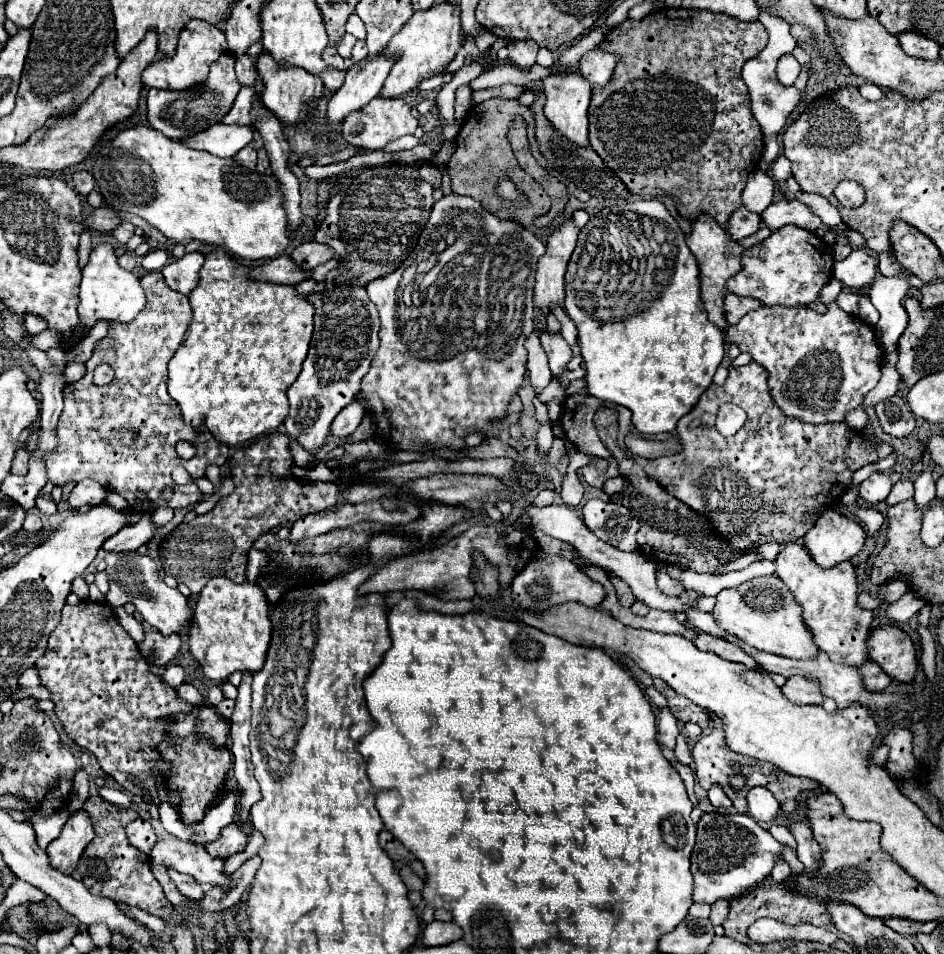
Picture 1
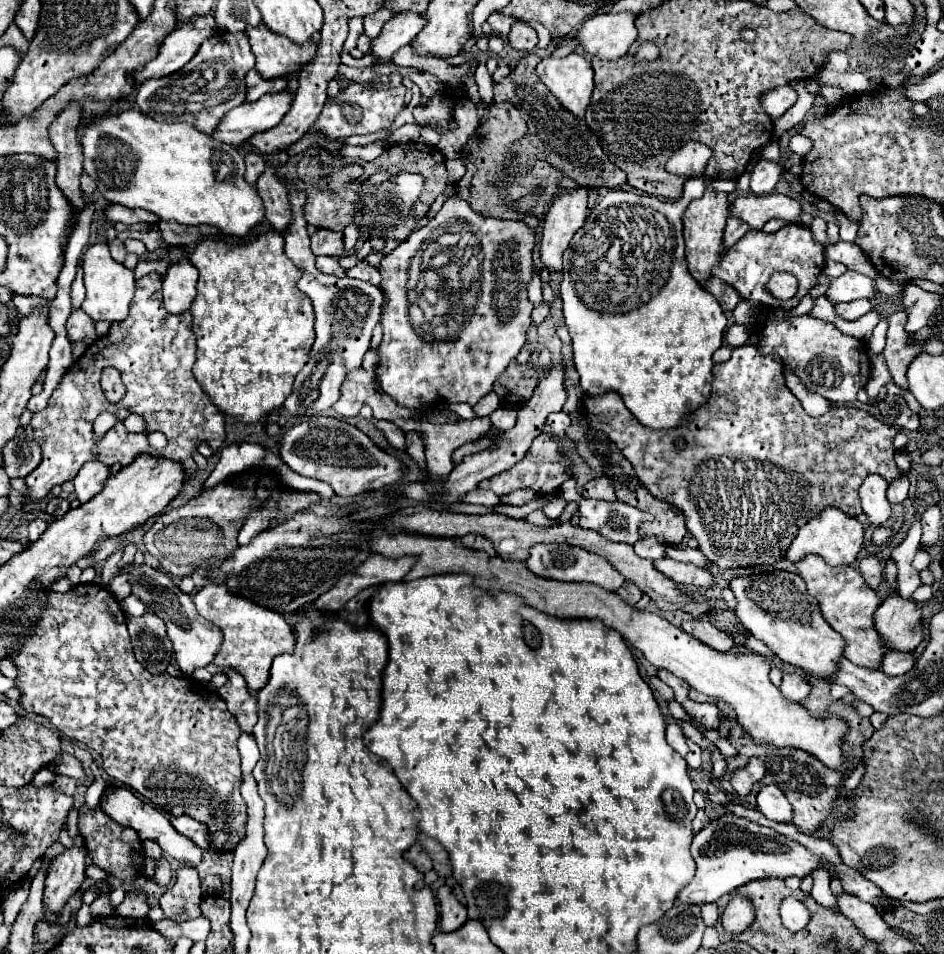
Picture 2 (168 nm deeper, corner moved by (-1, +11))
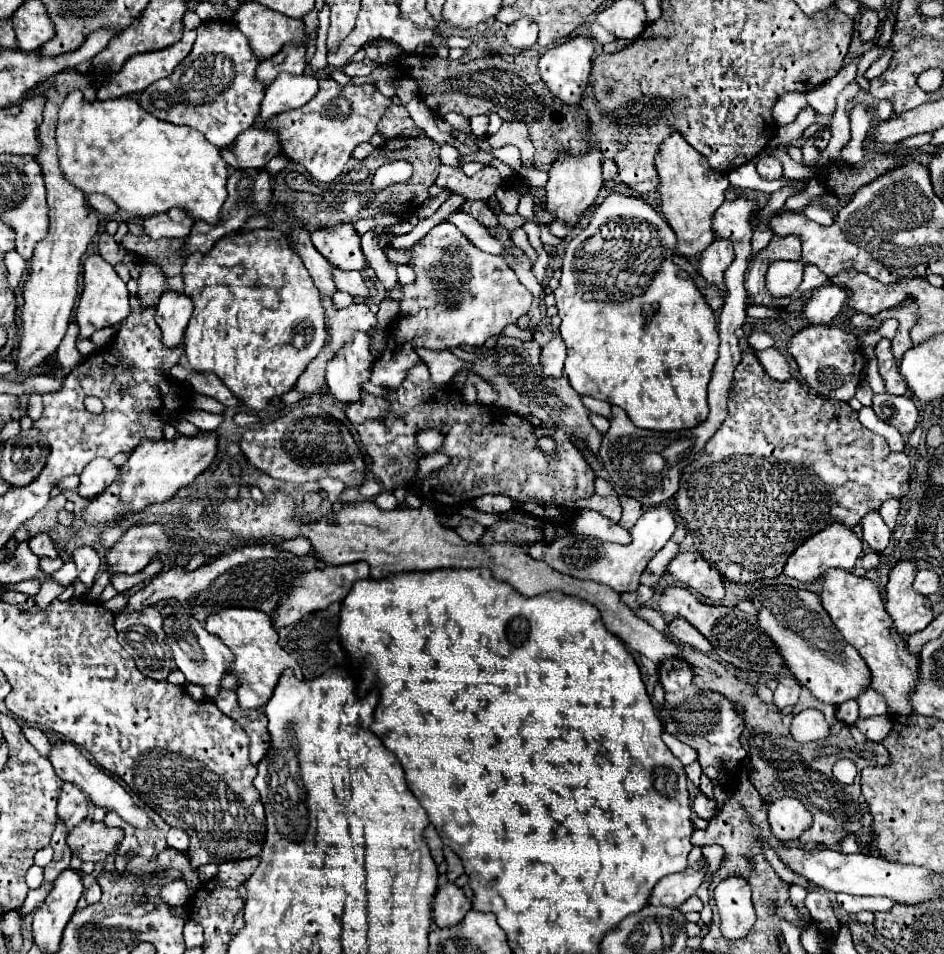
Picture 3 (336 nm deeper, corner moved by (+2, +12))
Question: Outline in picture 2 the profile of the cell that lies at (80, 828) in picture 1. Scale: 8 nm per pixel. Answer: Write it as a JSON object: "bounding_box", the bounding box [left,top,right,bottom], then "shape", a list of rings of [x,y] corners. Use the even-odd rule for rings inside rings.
{"bounding_box":[43,847,85,915],"shape":[[[71,847],[63,855],[55,857],[49,865],[49,875],[45,881],[43,905],[49,913],[61,915],[65,903],[81,889],[85,881],[85,851],[81,847]]]}

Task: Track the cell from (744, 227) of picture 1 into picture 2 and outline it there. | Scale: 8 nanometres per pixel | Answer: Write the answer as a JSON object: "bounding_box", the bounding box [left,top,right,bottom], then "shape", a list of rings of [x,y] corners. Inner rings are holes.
{"bounding_box":[721,215,749,255],"shape":[[[729,215],[727,219],[727,227],[725,227],[725,235],[723,235],[723,245],[725,245],[725,251],[721,255],[725,255],[745,233],[749,231],[749,225],[741,225],[739,219],[735,219],[733,215]]]}

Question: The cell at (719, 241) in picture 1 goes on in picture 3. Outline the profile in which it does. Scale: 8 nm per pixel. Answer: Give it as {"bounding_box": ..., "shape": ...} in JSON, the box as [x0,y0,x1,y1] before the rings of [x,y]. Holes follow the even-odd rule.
{"bounding_box":[654,134,730,258],"shape":[[[672,134],[664,140],[664,144],[660,144],[660,152],[654,162],[660,176],[658,192],[662,196],[662,214],[672,224],[678,238],[676,254],[684,258],[696,258],[716,240],[712,218],[726,200],[724,192],[728,190],[730,182],[724,174],[714,172],[706,164],[706,158],[696,152],[680,134]]]}

